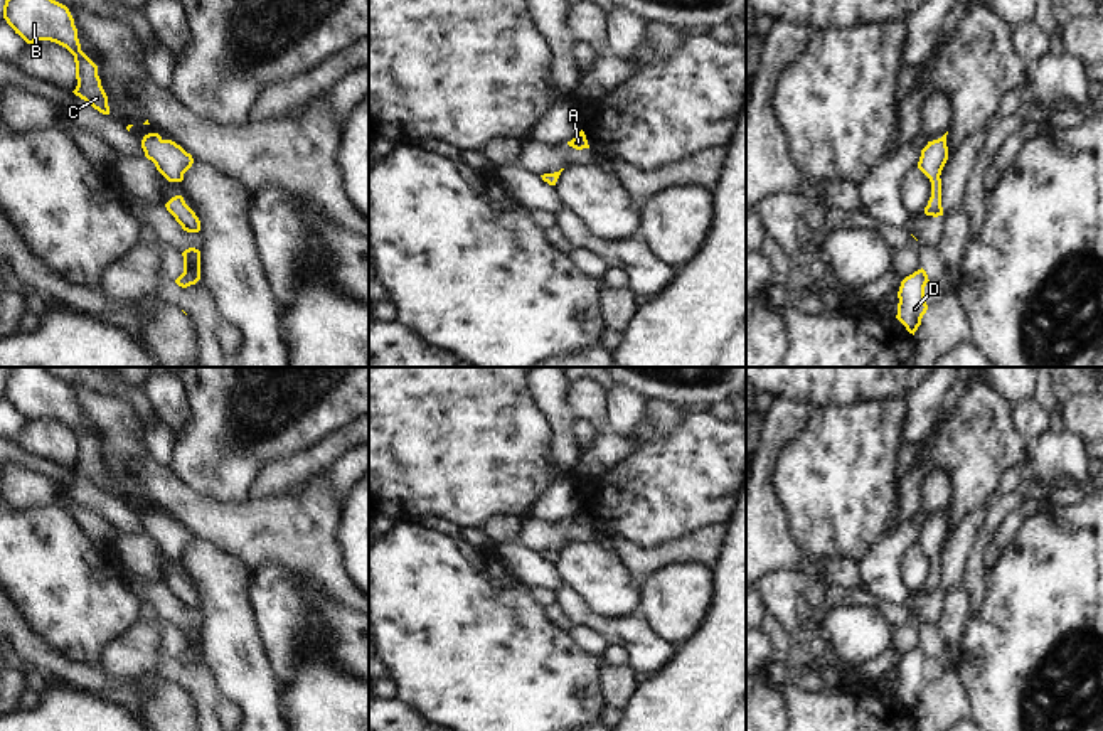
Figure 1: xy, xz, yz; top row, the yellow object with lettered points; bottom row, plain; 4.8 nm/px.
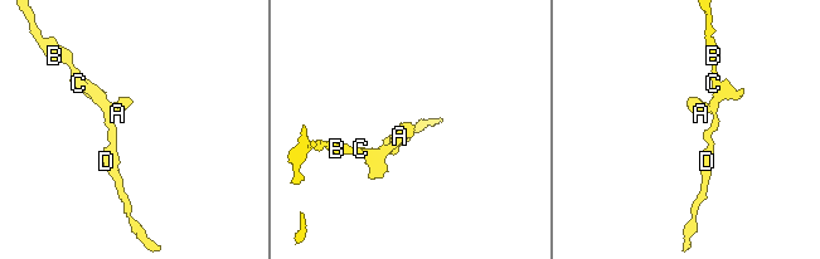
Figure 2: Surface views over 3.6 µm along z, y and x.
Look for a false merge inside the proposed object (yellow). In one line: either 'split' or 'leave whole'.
leave whole

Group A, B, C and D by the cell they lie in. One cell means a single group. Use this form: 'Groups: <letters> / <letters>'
Groups: A B C D

